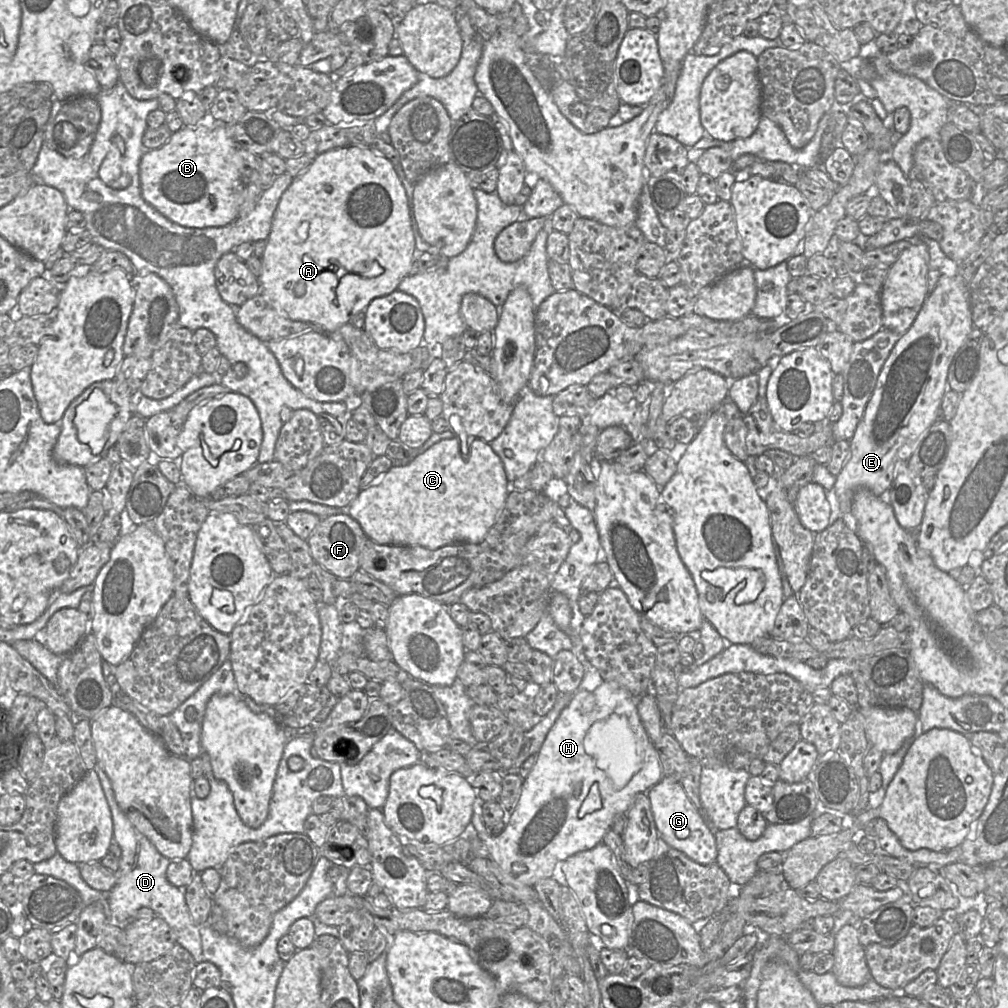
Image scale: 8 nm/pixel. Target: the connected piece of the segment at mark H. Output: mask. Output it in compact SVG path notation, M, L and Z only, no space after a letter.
M603 681L595 691L578 689L572 696L568 705L562 710L557 721L549 731L539 753L537 761L530 771L527 778L523 781L520 799L511 819L506 828L497 836L492 836L483 819L484 801L477 796L473 804L473 815L471 820L471 829L467 831L470 841L478 837L484 844L488 856L493 859L502 872L511 879L521 882L524 885L534 886L539 880L554 876L557 864L566 860L568 857L594 848L603 842L605 833L610 829L613 818L620 812L627 812L633 803L635 796L639 793L648 792L654 785L659 783L664 777L660 757L655 745L649 739L649 736L642 724L638 714L637 700L629 692L615 682Z

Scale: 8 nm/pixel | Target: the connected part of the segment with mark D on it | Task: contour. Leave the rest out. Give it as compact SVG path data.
M95 765L102 789L111 810L113 821L113 841L121 848L119 869L115 873L116 883L104 898L107 898L112 917L120 928L125 928L133 916L141 908L150 908L155 916L165 920L172 929L176 942L185 948L198 964L204 960L202 943L198 926L194 923L185 899L186 888L177 888L167 879L166 870L171 862L161 855L155 846L142 835L130 822L119 807L112 784L103 769Z

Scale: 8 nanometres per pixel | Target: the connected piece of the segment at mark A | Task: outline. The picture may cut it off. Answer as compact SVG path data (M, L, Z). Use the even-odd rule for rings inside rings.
M348 146L329 150L318 155L306 172L293 178L279 200L273 215L267 245L261 257L260 293L266 302L282 316L294 321L316 324L325 333L332 334L344 324L349 323L354 314L365 310L374 298L388 295L398 288L402 279L409 274L414 250L415 237L406 191L391 162L384 156L371 151L369 147Z

